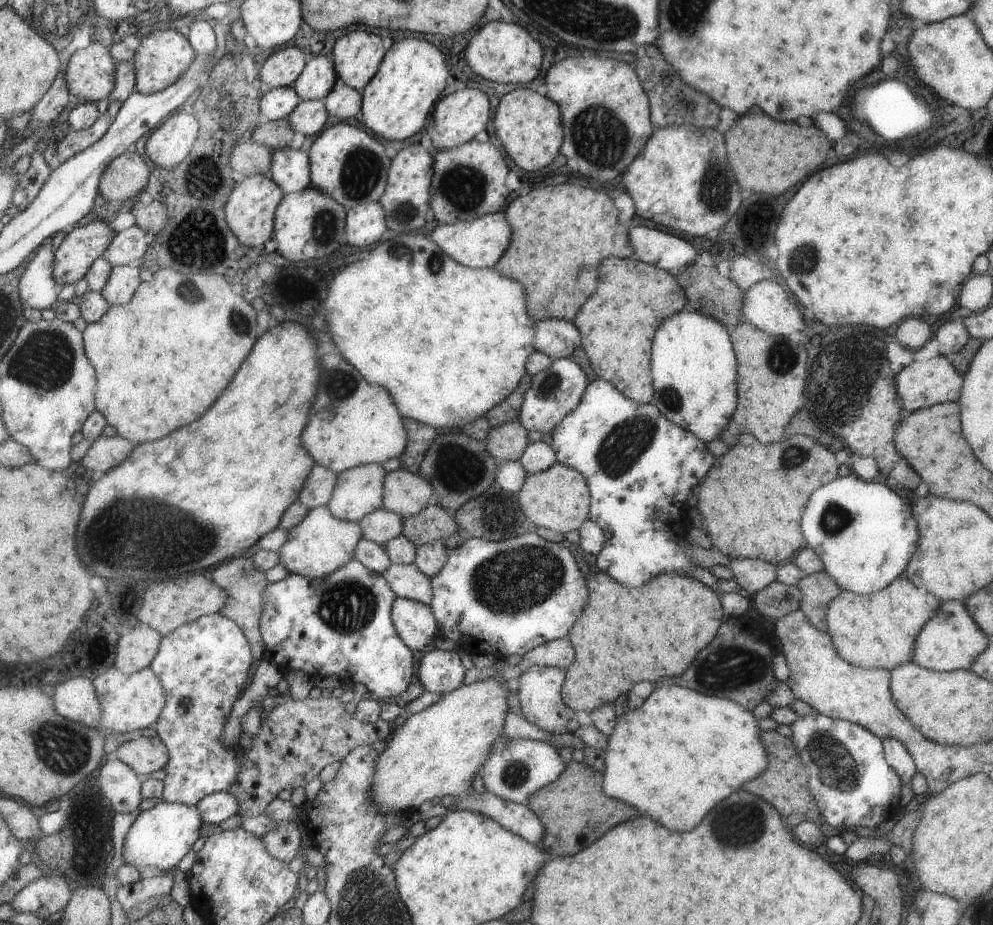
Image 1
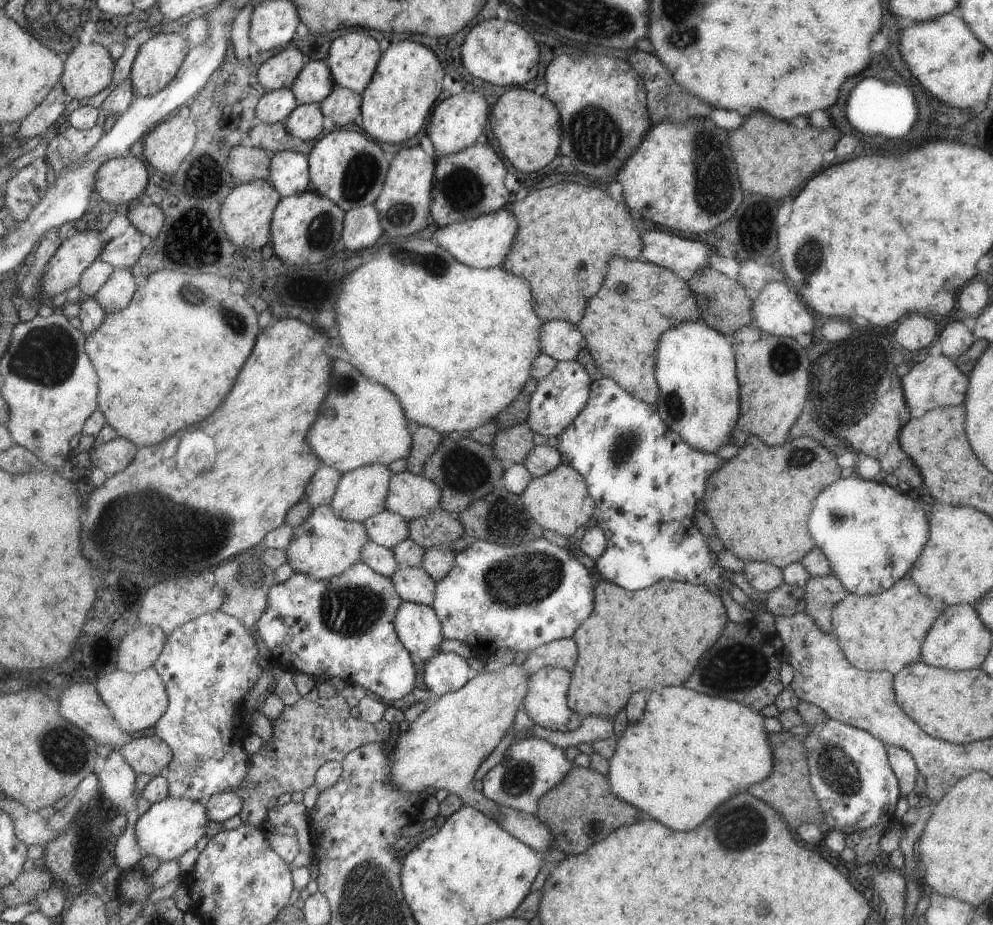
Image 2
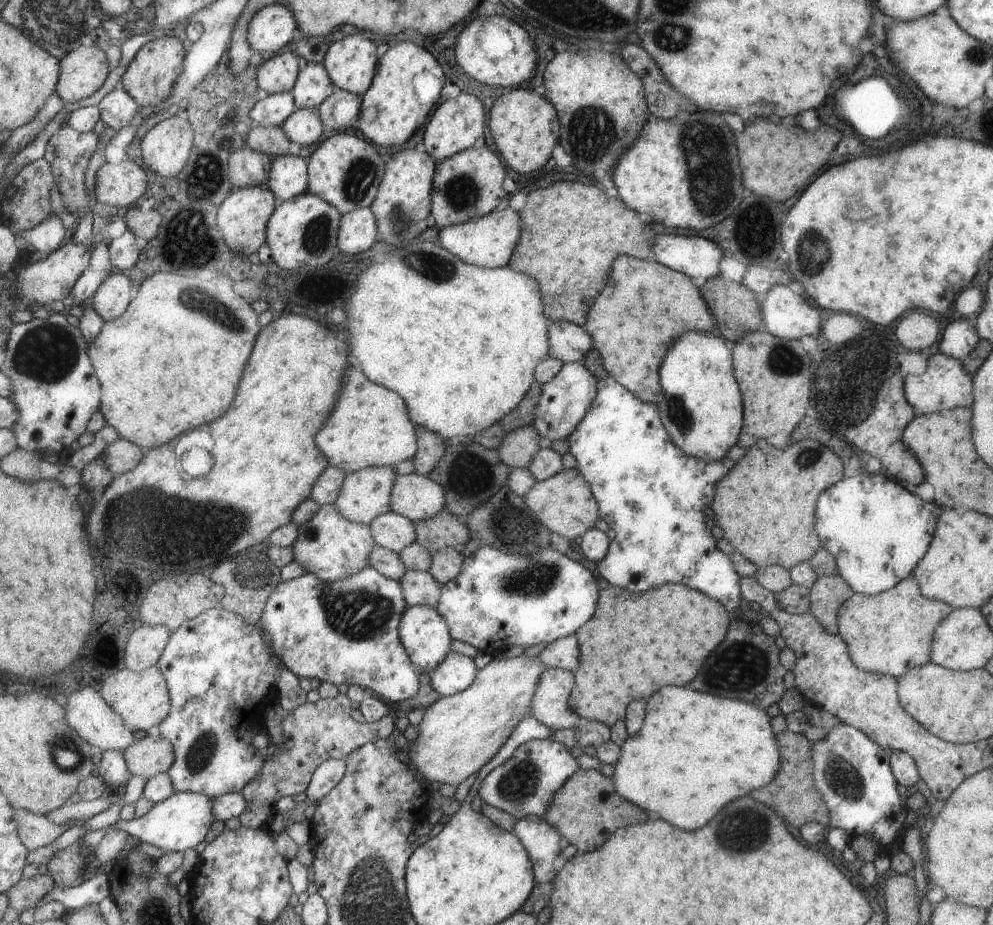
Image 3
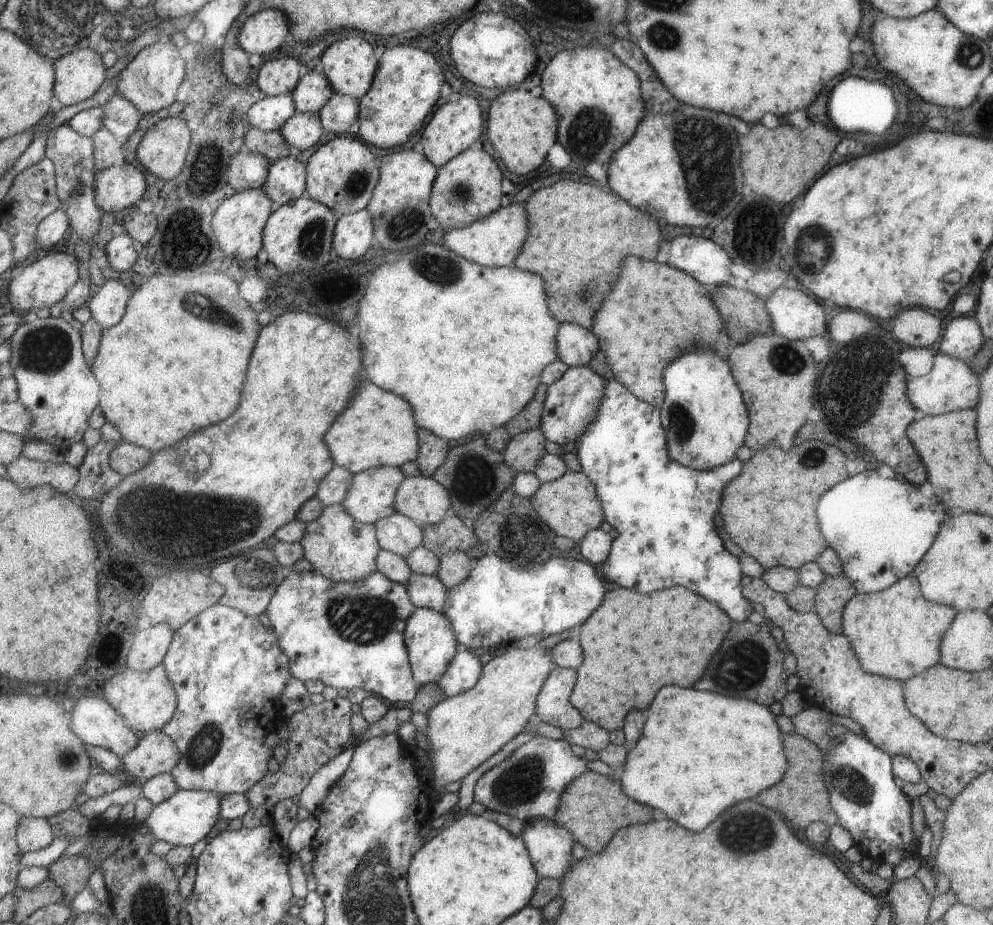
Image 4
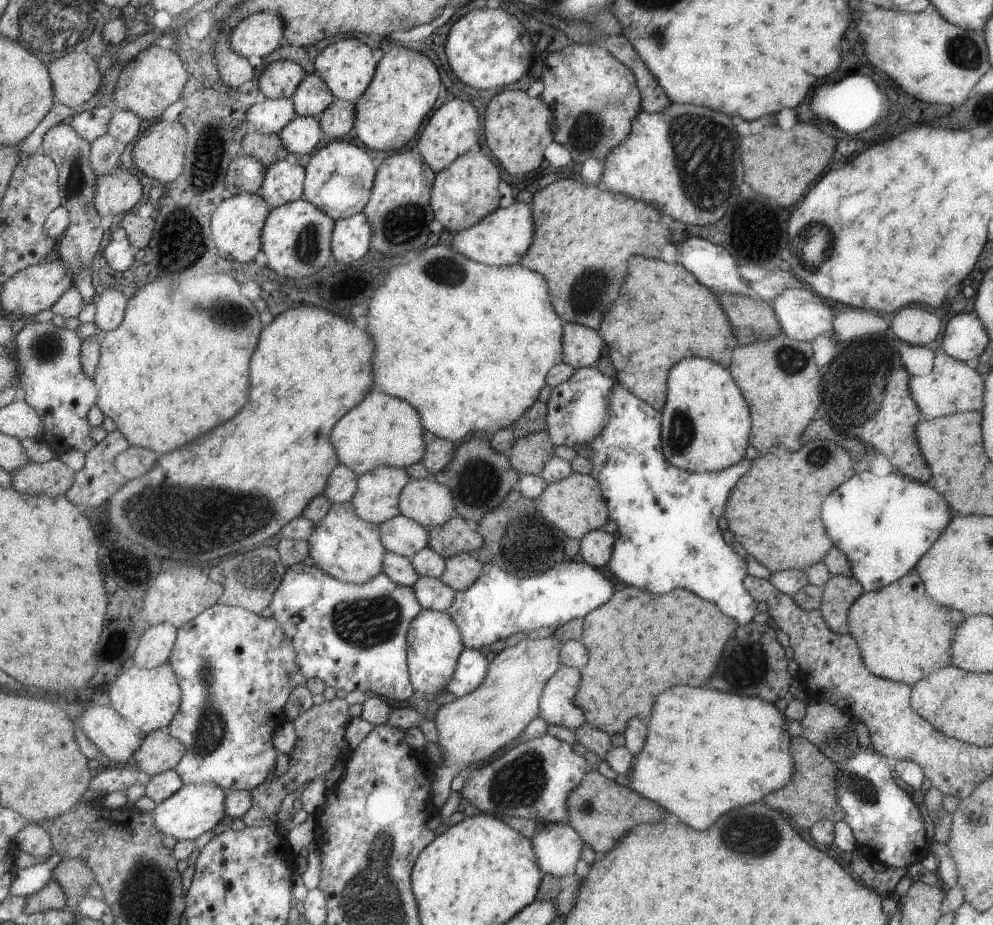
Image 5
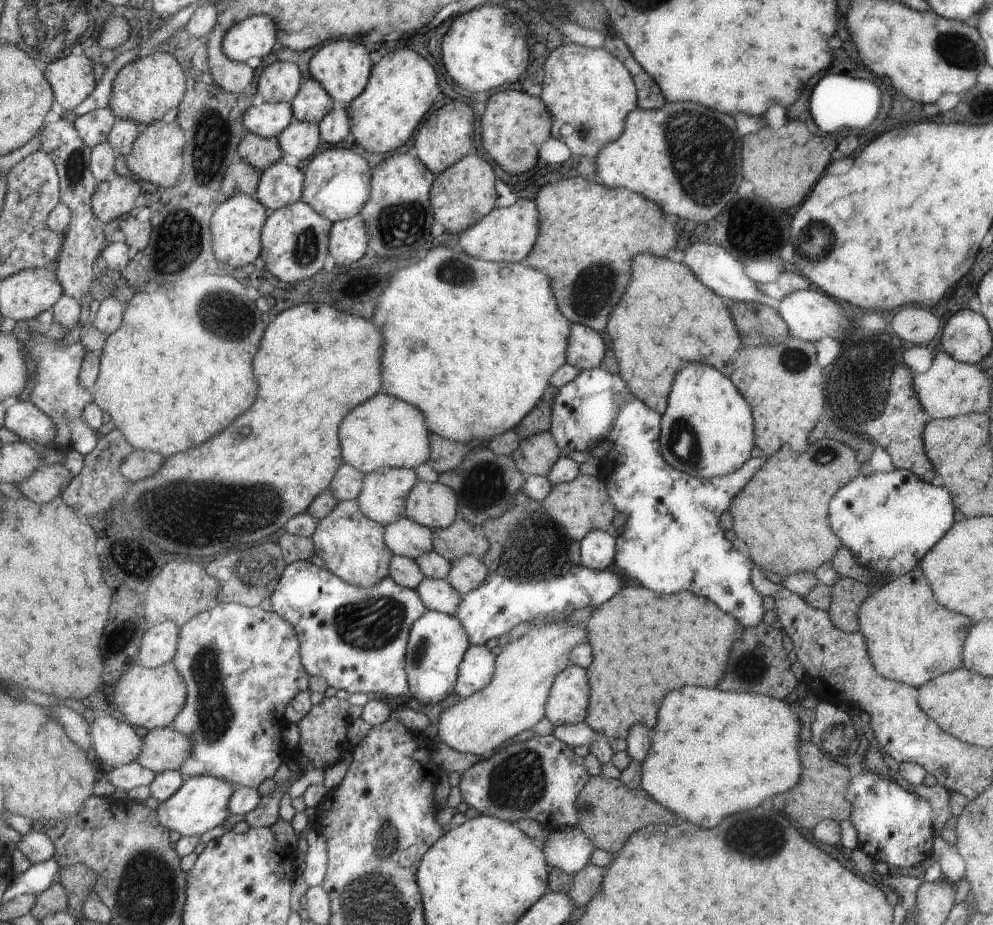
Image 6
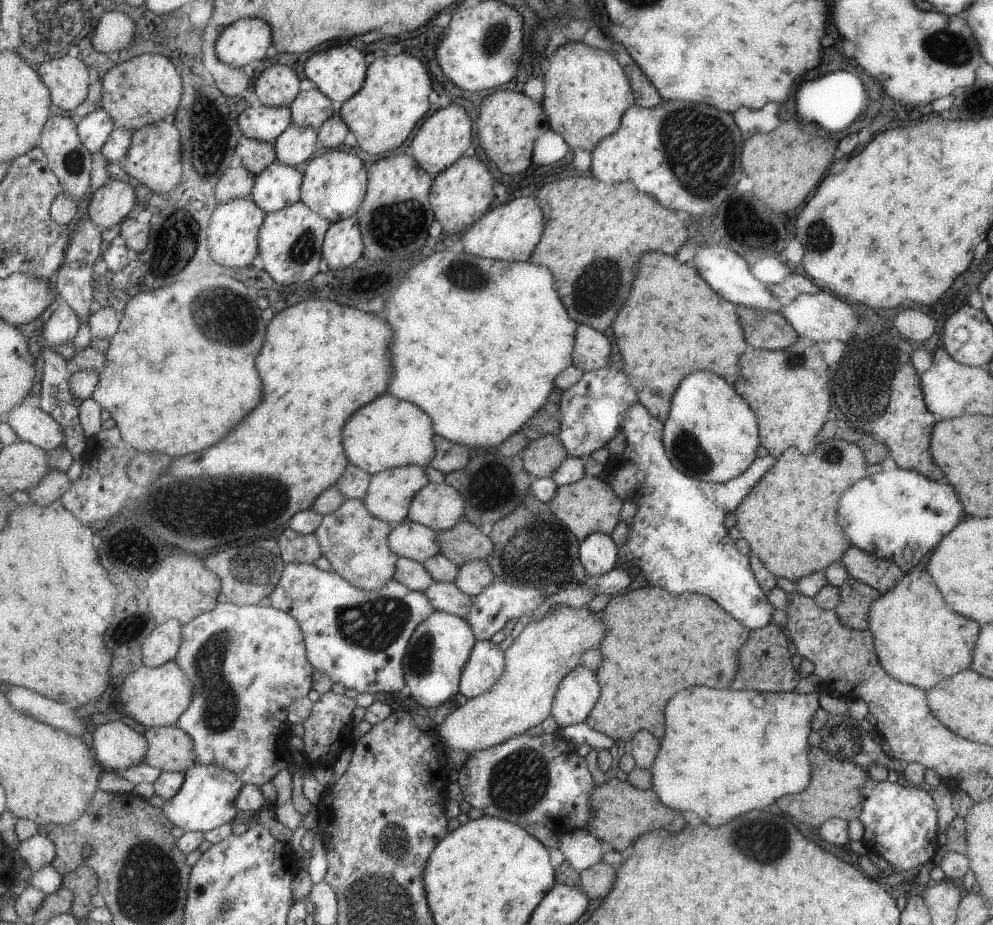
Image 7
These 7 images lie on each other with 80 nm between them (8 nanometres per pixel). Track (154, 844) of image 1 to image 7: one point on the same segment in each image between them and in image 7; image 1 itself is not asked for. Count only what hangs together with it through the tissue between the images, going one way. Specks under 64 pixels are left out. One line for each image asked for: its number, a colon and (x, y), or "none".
2: (170, 827)
3: (182, 821)
4: (189, 815)
5: (197, 808)
6: (203, 802)
7: (206, 801)

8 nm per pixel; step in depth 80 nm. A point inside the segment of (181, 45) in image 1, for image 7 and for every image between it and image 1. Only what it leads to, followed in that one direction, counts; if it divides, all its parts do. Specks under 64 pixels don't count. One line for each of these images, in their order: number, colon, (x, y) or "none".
2: (158, 60)
3: (150, 77)
4: (152, 81)
5: (152, 80)
6: (145, 89)
7: (144, 90)

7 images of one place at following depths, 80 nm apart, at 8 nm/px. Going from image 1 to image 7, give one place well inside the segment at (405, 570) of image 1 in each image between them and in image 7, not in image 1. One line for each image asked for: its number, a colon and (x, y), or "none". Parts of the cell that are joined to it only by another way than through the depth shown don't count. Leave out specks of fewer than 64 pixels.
2: (413, 584)
3: (418, 587)
4: (426, 591)
5: (432, 593)
6: (436, 594)
7: (443, 596)

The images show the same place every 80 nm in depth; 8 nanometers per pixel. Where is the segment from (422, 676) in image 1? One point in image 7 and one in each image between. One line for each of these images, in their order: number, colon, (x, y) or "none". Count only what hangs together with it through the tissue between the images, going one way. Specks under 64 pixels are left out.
2: (447, 672)
3: (456, 672)
4: (465, 669)
5: (471, 668)
6: (478, 665)
7: (486, 665)

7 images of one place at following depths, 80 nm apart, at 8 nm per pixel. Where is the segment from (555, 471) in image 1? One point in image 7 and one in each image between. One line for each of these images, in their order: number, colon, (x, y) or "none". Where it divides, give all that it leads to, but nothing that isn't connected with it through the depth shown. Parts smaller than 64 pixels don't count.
2: (558, 501)
3: (564, 503)
4: (569, 505)
5: (574, 504)
6: (582, 505)
7: (587, 506)

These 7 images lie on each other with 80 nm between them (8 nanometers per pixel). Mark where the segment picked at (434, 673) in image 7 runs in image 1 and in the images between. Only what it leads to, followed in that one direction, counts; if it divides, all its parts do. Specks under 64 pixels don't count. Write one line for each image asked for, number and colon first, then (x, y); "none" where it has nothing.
1: (415, 622)
2: (418, 627)
3: (422, 629)
4: (431, 642)
5: (433, 644)
6: (438, 643)

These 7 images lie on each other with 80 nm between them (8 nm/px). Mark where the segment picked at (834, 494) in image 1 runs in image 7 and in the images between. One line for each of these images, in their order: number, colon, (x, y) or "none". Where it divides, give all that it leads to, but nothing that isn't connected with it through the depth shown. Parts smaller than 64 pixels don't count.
2: (871, 534)
3: (877, 532)
4: (880, 529)
5: (884, 525)
6: (890, 520)
7: (898, 515)

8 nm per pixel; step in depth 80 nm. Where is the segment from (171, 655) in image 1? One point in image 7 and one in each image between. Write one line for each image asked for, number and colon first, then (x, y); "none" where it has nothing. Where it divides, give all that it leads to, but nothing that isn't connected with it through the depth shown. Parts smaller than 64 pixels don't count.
2: (210, 664)
3: (222, 674)
4: (231, 673)
5: (237, 668)
6: (243, 666)
7: (248, 664)

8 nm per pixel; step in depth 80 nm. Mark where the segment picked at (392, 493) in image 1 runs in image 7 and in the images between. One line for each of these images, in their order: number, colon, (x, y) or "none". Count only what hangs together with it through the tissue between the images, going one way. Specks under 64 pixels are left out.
2: (411, 495)
3: (417, 497)
4: (421, 499)
5: (427, 502)
6: (433, 505)
7: (438, 506)

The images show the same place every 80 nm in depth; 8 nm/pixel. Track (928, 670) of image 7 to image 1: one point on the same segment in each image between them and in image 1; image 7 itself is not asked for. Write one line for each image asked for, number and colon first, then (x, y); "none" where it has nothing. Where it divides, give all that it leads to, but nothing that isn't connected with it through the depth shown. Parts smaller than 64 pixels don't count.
1: (877, 630)
2: (882, 632)
3: (889, 633)
4: (895, 632)
5: (903, 636)
6: (911, 638)

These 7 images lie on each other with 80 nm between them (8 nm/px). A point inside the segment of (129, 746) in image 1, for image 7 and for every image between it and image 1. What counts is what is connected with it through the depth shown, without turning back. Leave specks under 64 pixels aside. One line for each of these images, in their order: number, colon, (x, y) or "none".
2: (147, 755)
3: (149, 756)
4: (157, 753)
5: (160, 751)
6: (166, 749)
7: (171, 749)

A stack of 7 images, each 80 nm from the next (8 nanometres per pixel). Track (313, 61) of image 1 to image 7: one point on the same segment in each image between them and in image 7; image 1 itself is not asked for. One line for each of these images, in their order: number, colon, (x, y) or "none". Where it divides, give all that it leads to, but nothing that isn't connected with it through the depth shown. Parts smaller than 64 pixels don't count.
2: (315, 83)
3: (314, 85)
4: (314, 91)
5: (313, 96)
6: (313, 103)
7: (313, 108)

